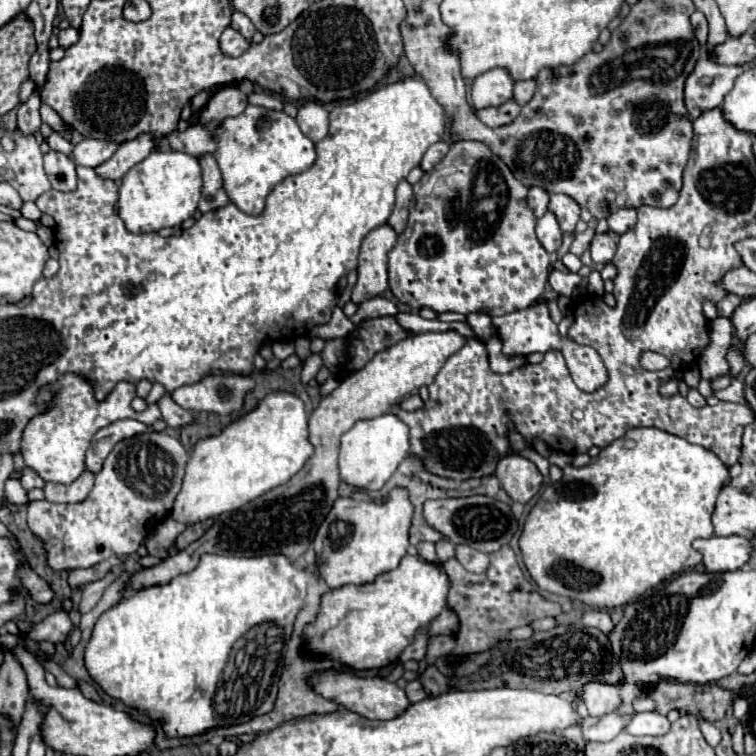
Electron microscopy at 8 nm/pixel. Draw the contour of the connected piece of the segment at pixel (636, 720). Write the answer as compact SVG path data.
M643 712L643 714L635 714L633 720L625 726L625 732L633 734L633 736L663 736L669 730L669 720L657 712Z

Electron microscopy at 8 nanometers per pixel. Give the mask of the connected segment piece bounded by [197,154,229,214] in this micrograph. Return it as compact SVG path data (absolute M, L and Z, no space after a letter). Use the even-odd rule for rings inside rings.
M205 154L205 156L201 156L199 162L201 162L201 170L203 170L203 190L201 190L201 200L199 200L197 208L205 214L205 212L225 206L229 202L229 198L223 190L223 178L221 178L219 166L213 160L213 156Z

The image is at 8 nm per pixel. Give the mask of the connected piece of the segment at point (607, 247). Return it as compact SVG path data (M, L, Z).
M595 234L593 242L591 242L591 258L593 262L599 264L607 264L613 260L617 252L617 244L609 234Z

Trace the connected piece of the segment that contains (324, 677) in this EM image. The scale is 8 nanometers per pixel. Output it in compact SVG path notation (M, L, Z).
M327 670L327 672L317 672L317 674L309 676L309 684L319 696L325 696L327 700L333 700L335 704L345 706L347 710L351 710L367 720L389 720L389 718L395 718L397 714L401 714L409 706L405 692L397 684L391 684L379 676L377 678L361 678L361 676L355 676L351 670L349 672Z

